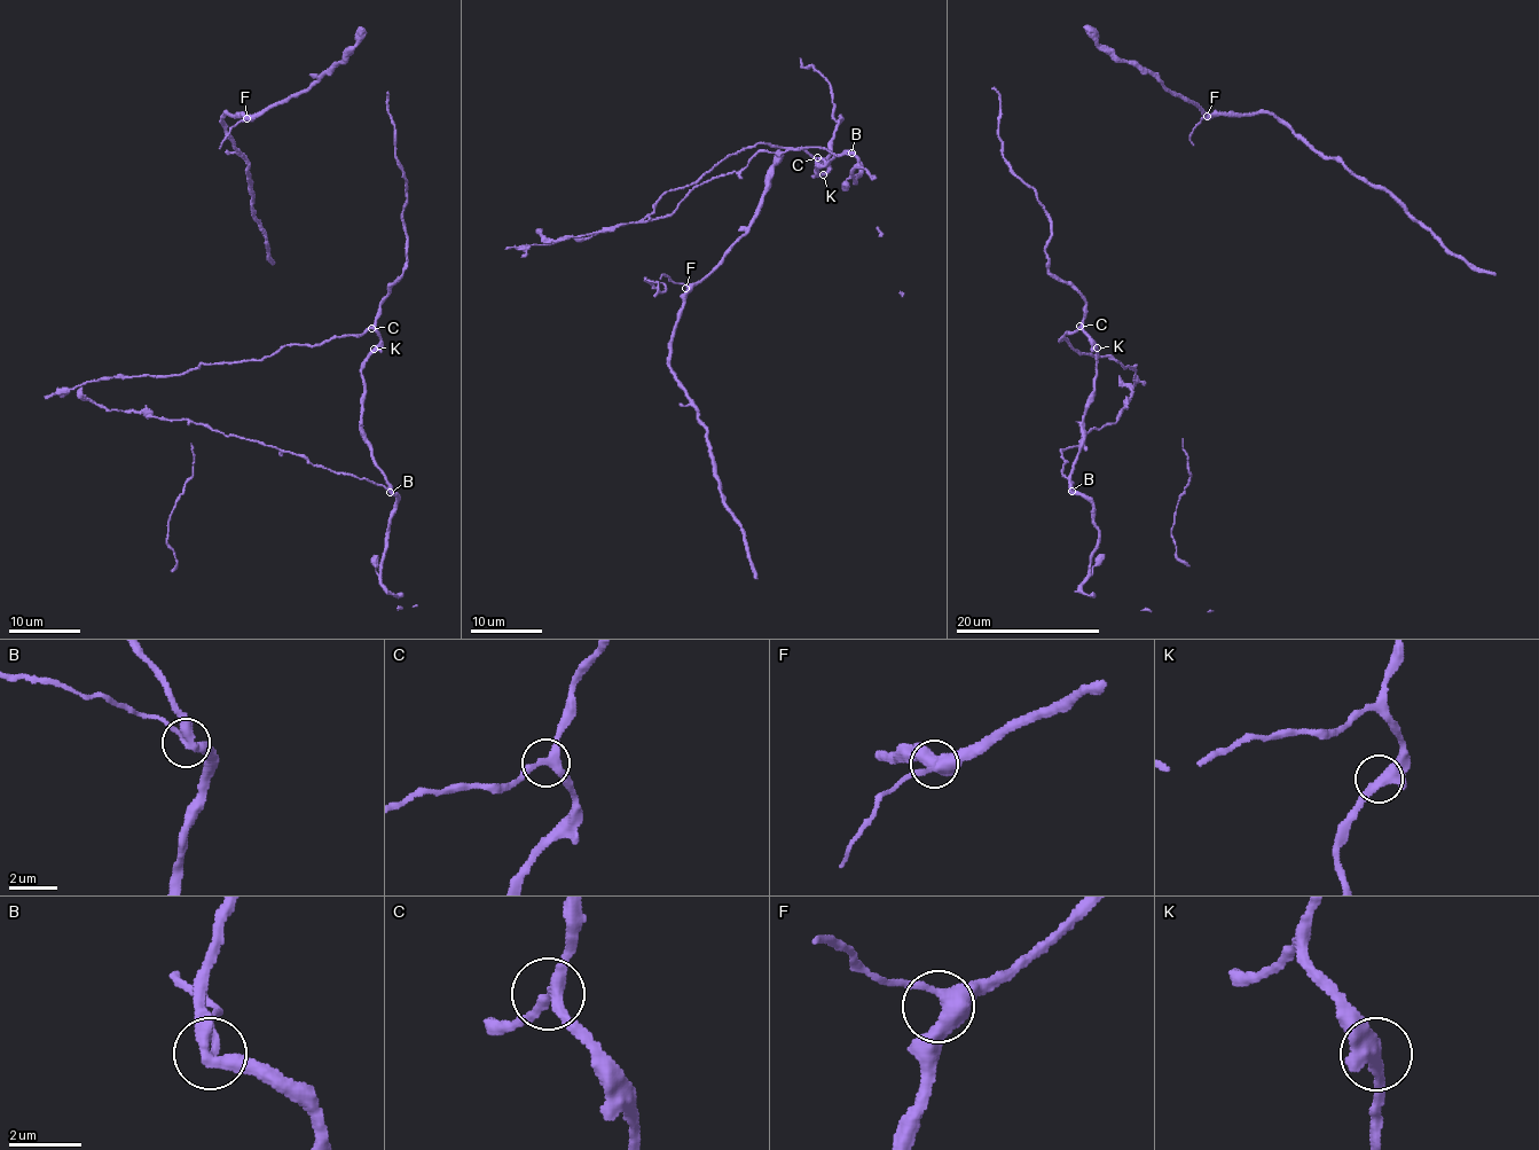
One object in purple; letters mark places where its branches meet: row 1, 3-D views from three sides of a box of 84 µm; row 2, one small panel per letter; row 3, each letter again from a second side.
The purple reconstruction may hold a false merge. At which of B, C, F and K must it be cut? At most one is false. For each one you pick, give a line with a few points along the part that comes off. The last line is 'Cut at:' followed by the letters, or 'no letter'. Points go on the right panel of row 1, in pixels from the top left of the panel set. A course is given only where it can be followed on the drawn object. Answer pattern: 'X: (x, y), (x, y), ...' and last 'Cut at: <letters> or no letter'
B: (1070, 491), (1074, 483), (1062, 472), (1062, 451), (1119, 416), (1131, 390), (1120, 376)
Cut at: B

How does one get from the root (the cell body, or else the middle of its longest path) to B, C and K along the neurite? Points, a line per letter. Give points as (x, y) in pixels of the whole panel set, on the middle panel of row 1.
B: (832, 112), (841, 118), (832, 150), (821, 158), (829, 169), (813, 174), (817, 164), (852, 153)
C: (832, 112), (838, 120), (840, 116), (841, 118), (834, 132), (832, 150), (825, 161), (817, 157)
K: (832, 112), (838, 120), (841, 118), (832, 150), (825, 161), (821, 158), (827, 164), (823, 174)

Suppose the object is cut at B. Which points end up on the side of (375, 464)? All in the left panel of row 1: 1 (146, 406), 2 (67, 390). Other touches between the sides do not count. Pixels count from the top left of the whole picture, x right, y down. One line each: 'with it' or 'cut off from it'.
1: cut off from it
2: with it

